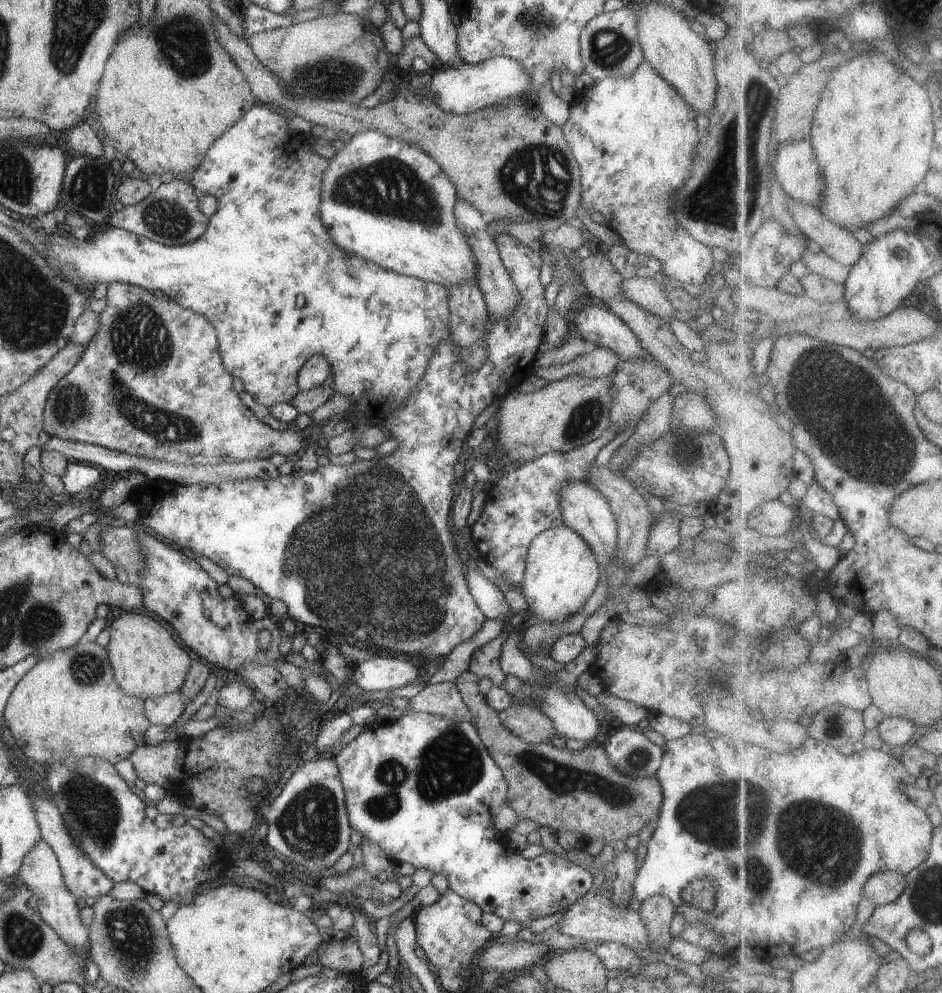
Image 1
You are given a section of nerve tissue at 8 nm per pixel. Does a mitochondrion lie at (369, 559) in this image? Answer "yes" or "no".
yes

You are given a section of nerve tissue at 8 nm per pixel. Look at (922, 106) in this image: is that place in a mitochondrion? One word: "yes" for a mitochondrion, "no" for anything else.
no

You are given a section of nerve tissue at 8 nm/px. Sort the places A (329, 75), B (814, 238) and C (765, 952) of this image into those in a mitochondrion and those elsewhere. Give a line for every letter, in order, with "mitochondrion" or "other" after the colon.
A: mitochondrion
B: other
C: other

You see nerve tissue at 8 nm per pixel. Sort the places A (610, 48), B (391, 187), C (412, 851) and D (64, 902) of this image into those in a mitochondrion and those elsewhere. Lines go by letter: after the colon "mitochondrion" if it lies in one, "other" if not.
A: mitochondrion
B: mitochondrion
C: other
D: other

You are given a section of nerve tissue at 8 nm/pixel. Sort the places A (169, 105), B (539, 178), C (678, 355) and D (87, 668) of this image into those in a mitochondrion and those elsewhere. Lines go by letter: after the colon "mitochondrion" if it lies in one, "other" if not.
A: other
B: mitochondrion
C: other
D: mitochondrion

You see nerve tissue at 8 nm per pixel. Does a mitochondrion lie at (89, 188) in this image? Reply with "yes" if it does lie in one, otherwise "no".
yes

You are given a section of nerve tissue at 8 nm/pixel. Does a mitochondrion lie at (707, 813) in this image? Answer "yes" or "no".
yes

